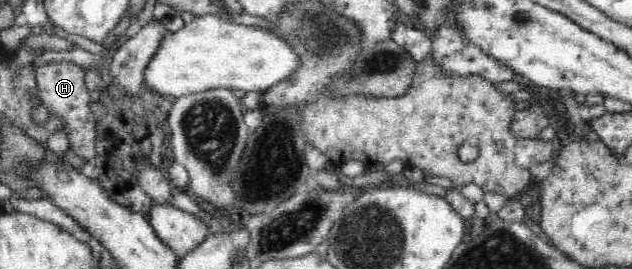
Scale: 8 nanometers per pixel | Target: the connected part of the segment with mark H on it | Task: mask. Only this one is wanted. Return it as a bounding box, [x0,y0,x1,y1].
[36,61,97,163]

